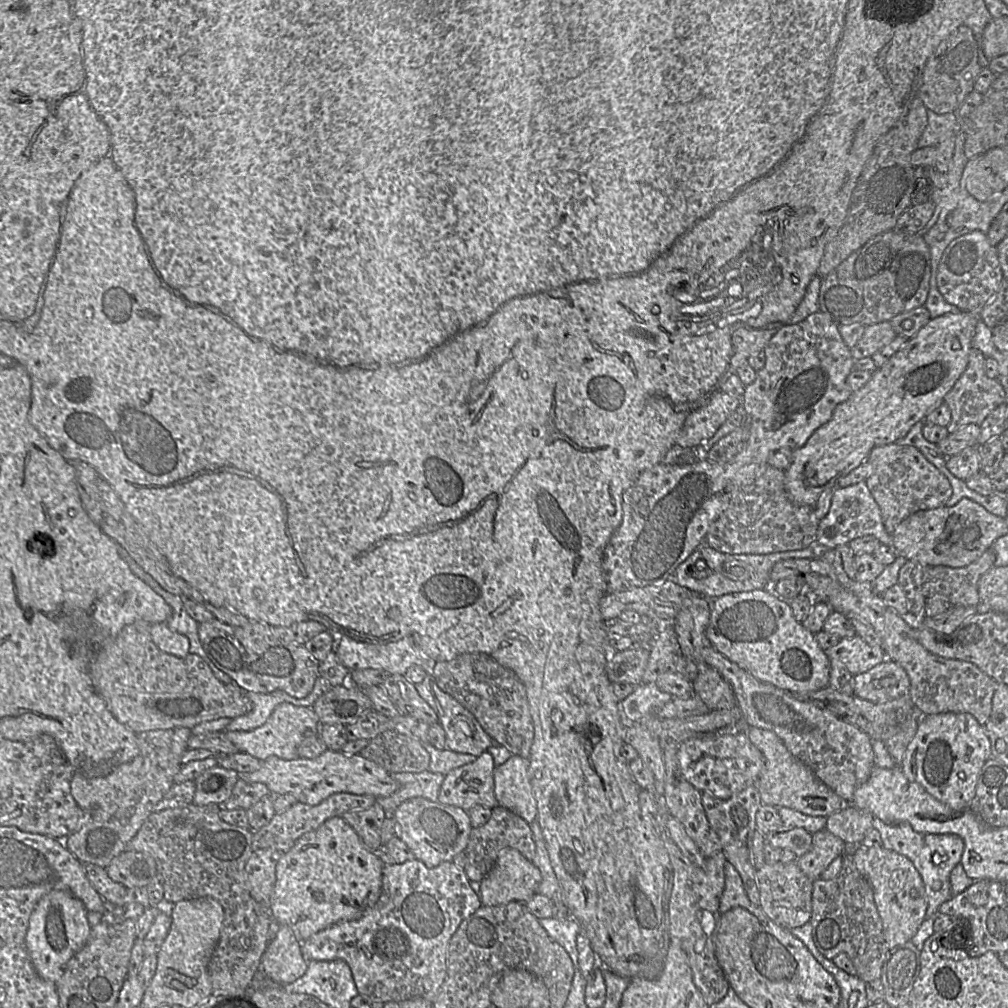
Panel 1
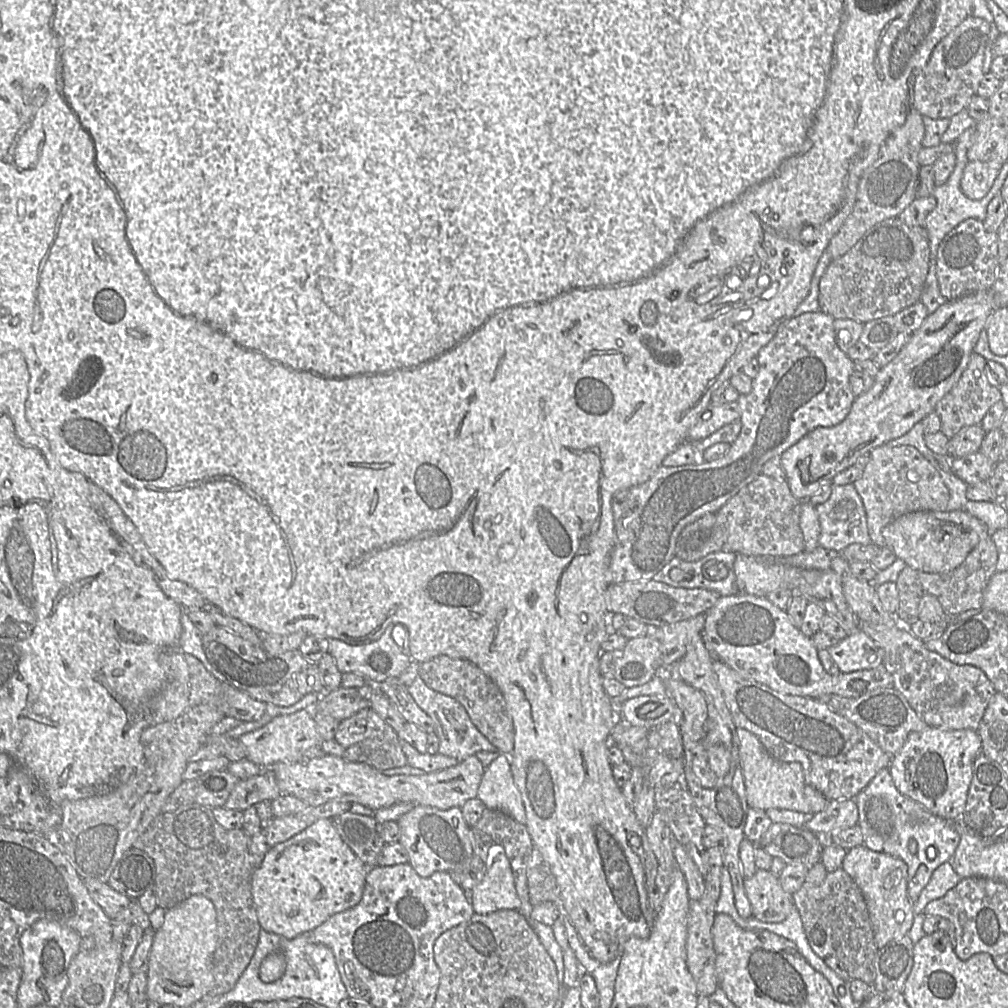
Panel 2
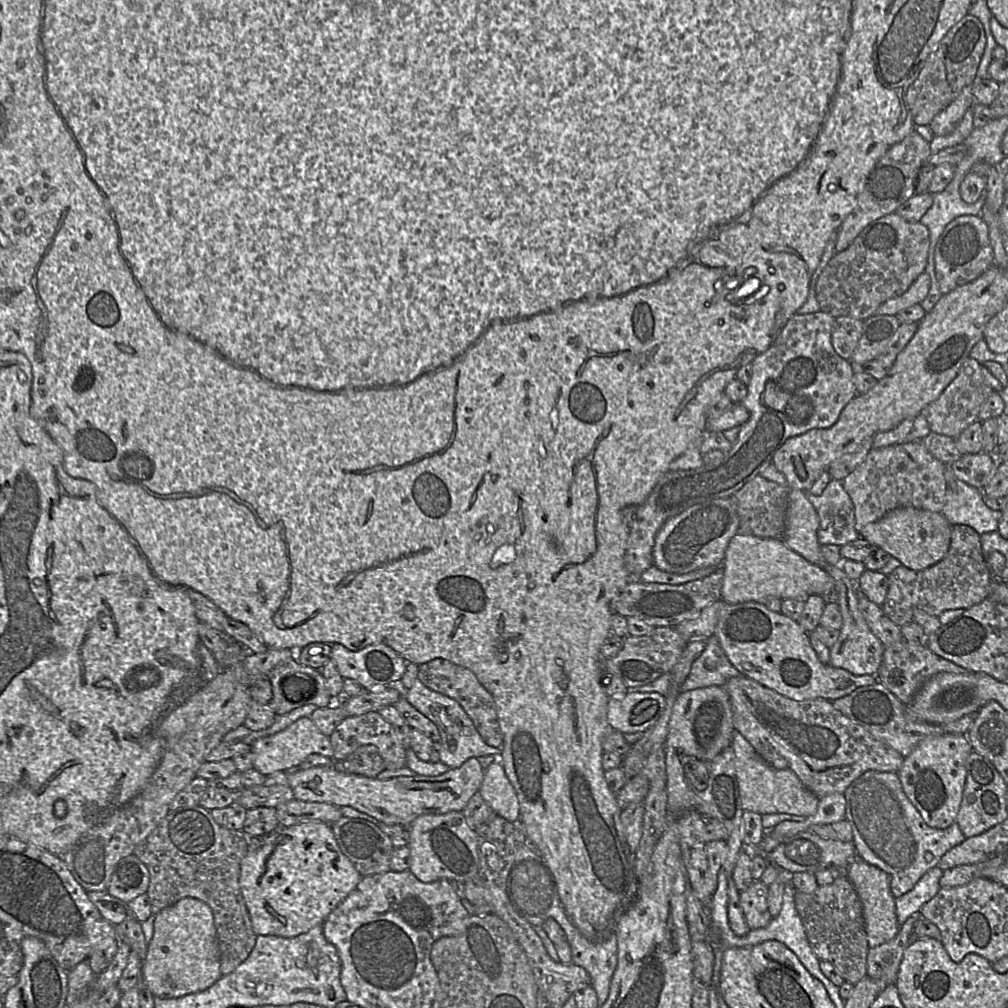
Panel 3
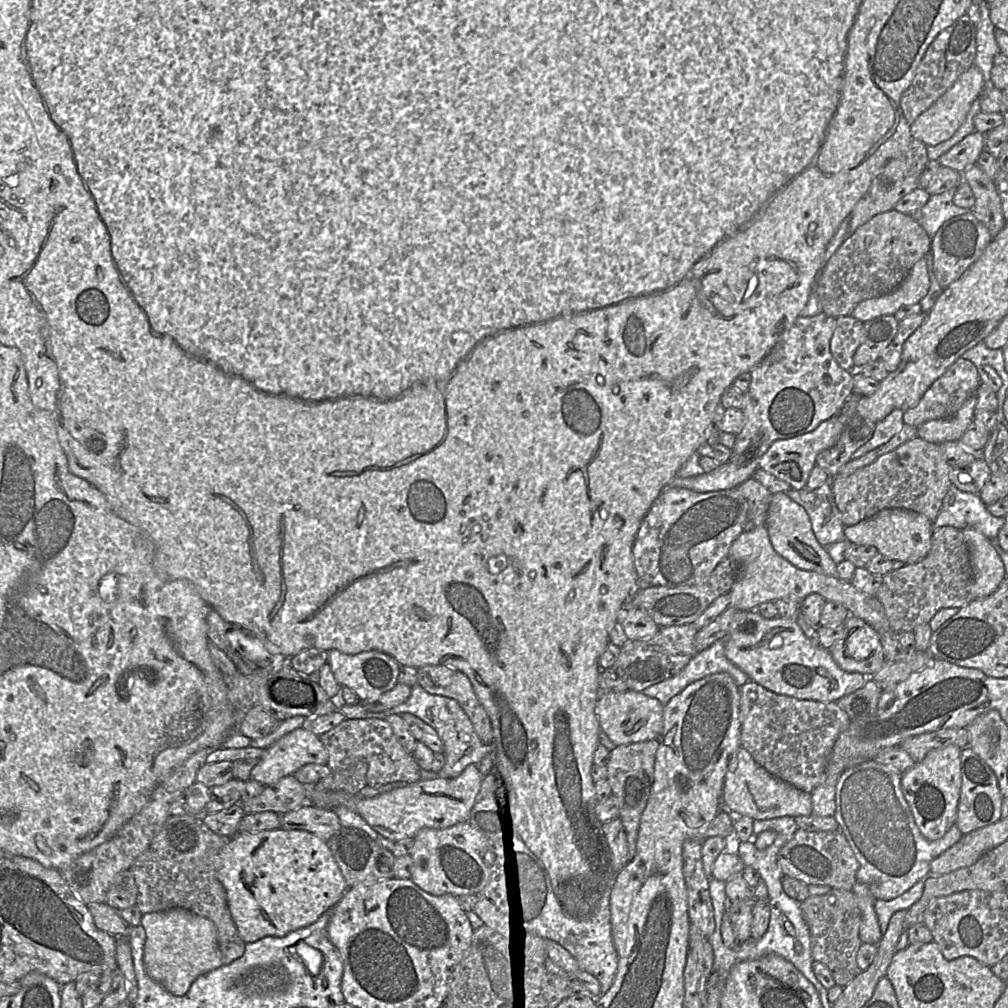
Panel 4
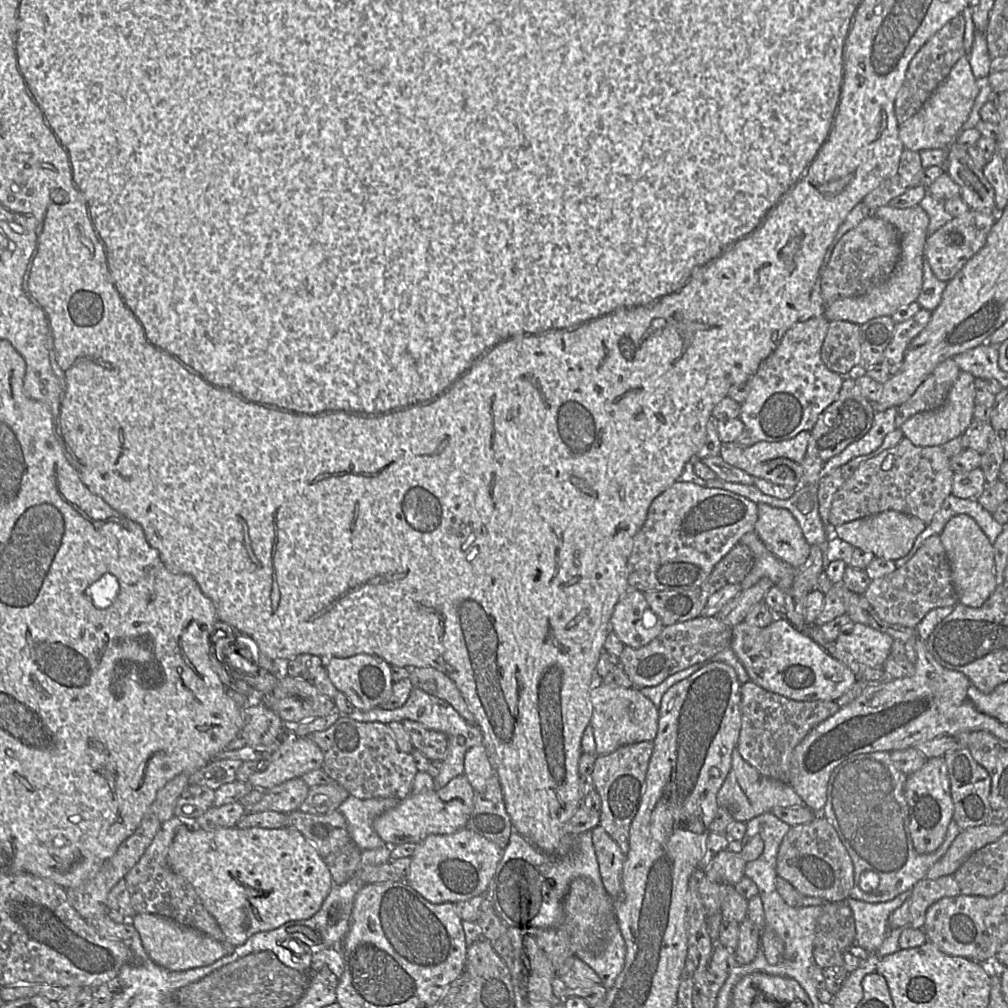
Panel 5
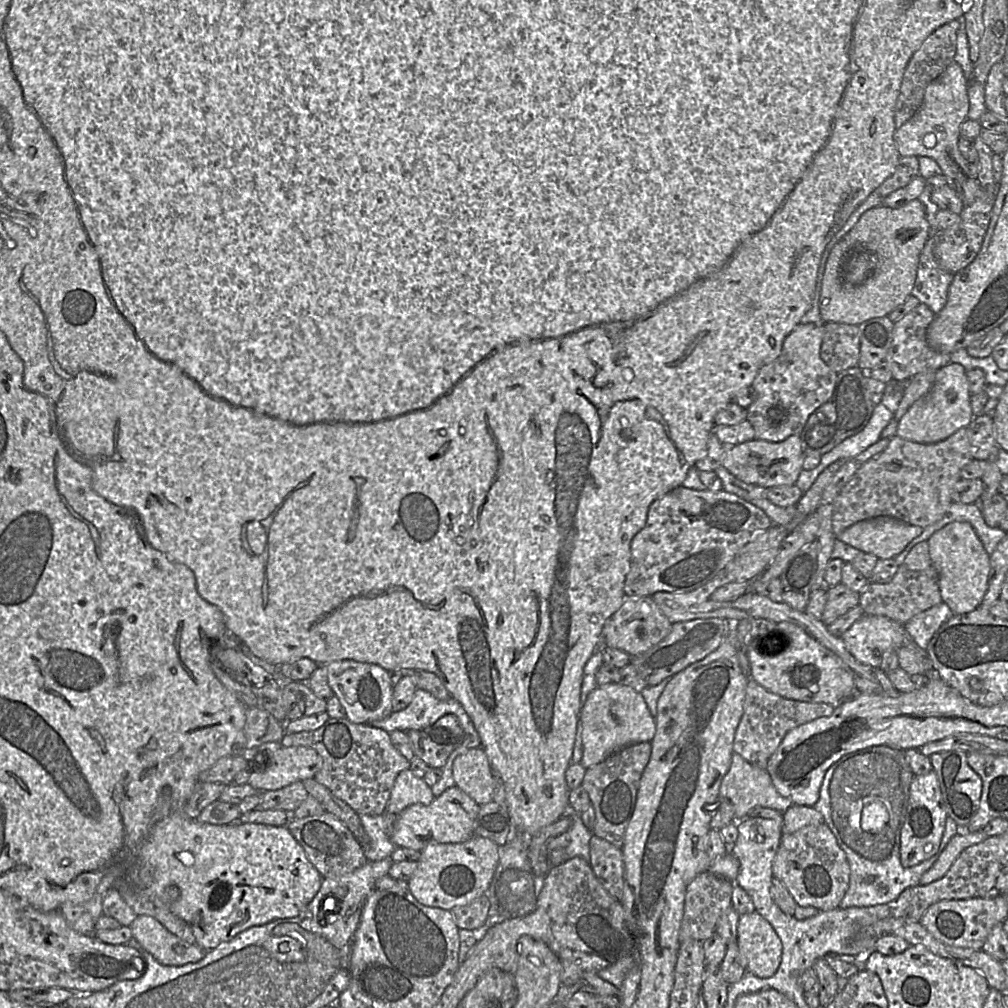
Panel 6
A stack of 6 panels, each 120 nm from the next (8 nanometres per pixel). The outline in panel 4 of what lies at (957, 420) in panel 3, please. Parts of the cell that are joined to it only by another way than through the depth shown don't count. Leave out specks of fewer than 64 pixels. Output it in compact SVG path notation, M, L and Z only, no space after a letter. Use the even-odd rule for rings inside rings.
M962 357L958 358L935 382L927 389L919 403L903 414L906 425L918 427L926 421L943 419L953 416L964 402L975 394L981 379L978 368L973 362Z

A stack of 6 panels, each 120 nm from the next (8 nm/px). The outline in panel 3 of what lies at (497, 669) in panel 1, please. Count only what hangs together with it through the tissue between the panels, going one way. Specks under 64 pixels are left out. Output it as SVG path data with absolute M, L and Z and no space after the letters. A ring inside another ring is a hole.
M435 658L418 665L418 679L429 689L457 701L472 720L483 741L489 746L501 749L503 735L499 727L493 697L478 681L472 671L448 660Z

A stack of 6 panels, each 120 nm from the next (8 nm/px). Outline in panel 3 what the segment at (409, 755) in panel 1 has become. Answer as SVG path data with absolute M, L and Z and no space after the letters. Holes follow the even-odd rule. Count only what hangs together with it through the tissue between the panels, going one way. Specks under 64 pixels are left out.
M364 745L342 760L333 760L333 768L338 772L375 778L385 770L385 764L373 745Z

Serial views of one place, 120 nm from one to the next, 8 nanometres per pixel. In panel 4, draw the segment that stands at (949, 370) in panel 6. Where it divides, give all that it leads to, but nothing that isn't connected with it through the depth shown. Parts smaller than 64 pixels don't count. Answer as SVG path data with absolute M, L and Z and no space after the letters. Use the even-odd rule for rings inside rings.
M976 394L969 397L961 408L951 417L929 420L917 427L917 437L942 444L947 441L959 441L974 420Z

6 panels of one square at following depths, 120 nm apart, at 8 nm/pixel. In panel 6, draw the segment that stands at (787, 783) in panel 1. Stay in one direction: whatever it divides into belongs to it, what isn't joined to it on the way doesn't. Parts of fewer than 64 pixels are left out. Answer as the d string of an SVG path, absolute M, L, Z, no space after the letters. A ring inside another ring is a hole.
M735 753L731 757L730 768L721 781L719 798L731 802L734 807L734 819L737 821L747 818L749 812L755 807L775 809L783 813L793 805L790 799L778 793L766 770L753 766Z

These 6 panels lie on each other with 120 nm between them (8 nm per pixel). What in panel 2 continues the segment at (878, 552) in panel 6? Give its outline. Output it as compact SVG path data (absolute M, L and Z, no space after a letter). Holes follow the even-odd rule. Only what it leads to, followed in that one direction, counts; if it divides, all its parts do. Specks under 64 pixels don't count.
M954 510L954 511L916 511L916 512L910 512L903 514L897 518L895 518L893 521L891 521L888 525L886 525L882 529L882 535L885 540L885 546L890 548L893 553L896 555L897 558L902 559L907 566L923 571L928 573L942 573L947 572L949 570L952 570L959 566L967 557L969 552L979 543L980 538L984 536L985 533L989 533L990 531L987 529L986 525L981 522L978 518L974 517L968 512L961 511L961 510Z

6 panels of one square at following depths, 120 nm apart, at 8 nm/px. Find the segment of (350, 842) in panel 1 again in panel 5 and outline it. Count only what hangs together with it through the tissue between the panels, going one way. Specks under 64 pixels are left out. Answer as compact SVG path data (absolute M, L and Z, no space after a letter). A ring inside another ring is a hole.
M191 825L182 826L169 848L170 868L194 887L206 910L216 919L225 938L239 946L255 933L277 929L289 921L306 920L321 908L334 883L325 860L316 848L295 828L251 827L219 828L206 831Z

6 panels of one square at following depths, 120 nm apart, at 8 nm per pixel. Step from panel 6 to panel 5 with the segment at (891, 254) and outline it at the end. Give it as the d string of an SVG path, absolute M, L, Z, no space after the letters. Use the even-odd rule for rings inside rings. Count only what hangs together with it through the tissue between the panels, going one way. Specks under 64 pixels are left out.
M919 204L905 209L882 206L870 215L887 221L898 231L901 247L899 260L888 279L882 284L861 296L842 298L827 304L824 308L824 316L828 321L843 320L862 325L876 317L892 316L900 308L917 301L921 292L924 247L928 237L929 216Z

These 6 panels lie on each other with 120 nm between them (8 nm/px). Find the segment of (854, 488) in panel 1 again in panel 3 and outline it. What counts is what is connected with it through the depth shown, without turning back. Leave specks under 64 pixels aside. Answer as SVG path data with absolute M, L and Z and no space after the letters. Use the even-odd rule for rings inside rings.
M831 479L821 495L806 493L806 498L818 516L820 545L844 546L859 538L855 529L854 506L842 481Z

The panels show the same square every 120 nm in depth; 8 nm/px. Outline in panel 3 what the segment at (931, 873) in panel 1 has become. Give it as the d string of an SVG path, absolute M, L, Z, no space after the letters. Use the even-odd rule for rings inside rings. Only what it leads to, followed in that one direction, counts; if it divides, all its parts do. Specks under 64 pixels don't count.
M868 770L856 778L843 794L846 800L845 820L853 829L852 842L856 847L857 858L863 859L888 874L891 892L896 898L909 892L927 871L937 866L940 858L948 850L966 839L957 822L945 829L927 825L917 808L906 796L897 772Z

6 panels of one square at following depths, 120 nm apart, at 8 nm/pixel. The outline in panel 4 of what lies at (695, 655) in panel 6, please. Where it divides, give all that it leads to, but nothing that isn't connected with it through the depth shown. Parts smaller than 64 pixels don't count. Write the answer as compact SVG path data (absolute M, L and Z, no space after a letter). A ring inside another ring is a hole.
M693 623L661 627L650 638L629 640L620 647L620 654L611 666L625 681L629 690L642 692L645 688L662 682L680 672L698 653L694 637L698 632Z

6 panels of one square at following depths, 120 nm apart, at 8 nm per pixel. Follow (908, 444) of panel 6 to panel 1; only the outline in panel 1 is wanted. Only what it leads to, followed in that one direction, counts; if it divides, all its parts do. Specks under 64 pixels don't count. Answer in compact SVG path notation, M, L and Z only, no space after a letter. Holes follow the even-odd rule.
M897 443L877 446L871 450L866 461L871 464L872 471L865 482L880 508L886 531L890 534L908 516L944 506L952 495L952 486L947 477L914 446Z

